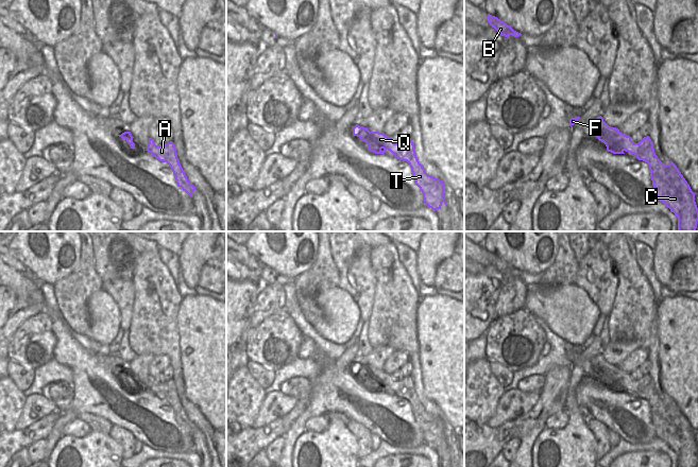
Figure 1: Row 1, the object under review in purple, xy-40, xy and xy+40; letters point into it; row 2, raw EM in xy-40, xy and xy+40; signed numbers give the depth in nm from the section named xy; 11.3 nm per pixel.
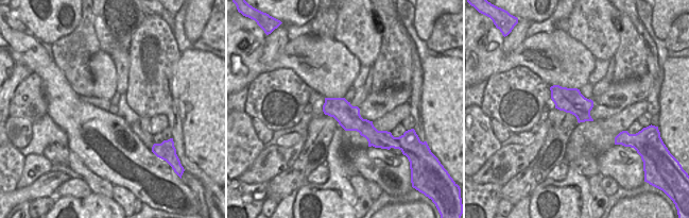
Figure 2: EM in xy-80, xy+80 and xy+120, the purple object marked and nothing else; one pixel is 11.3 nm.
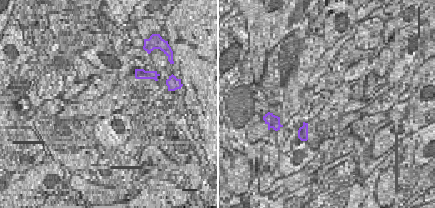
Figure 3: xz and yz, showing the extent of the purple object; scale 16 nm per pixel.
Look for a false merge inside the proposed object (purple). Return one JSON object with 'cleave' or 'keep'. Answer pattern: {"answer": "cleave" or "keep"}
{"answer": "keep"}

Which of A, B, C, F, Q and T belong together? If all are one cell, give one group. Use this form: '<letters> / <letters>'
A B C F Q T

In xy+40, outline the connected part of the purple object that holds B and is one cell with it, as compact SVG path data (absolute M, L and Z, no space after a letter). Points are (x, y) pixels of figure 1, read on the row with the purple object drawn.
M488 14L488 22L494 28L501 36L508 37L510 35L518 37L521 33L514 31L510 25L501 21L495 16Z

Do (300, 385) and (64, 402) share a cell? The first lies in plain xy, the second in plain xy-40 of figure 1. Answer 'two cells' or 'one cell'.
one cell

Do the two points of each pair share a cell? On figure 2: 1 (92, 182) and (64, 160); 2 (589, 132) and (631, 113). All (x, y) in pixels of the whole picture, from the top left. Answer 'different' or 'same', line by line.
1: same
2: same

